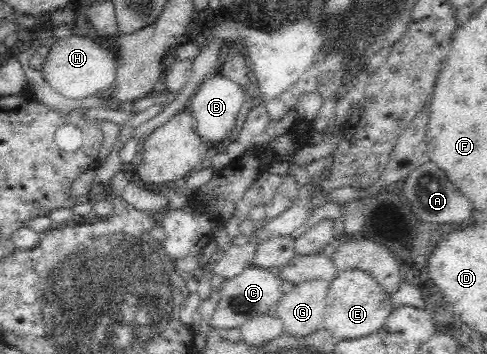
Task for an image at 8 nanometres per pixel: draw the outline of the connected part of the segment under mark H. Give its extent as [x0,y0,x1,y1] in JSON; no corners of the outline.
[41,35,117,99]

